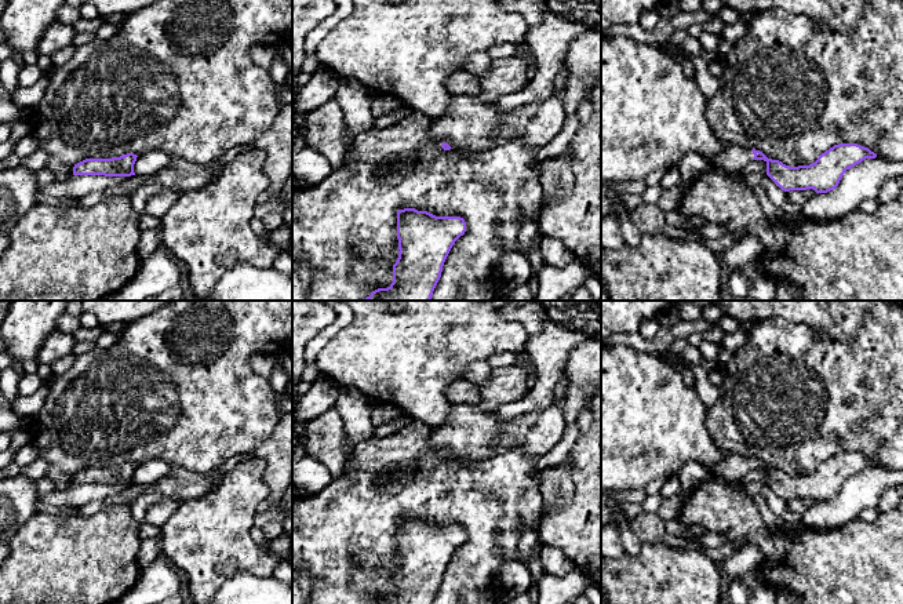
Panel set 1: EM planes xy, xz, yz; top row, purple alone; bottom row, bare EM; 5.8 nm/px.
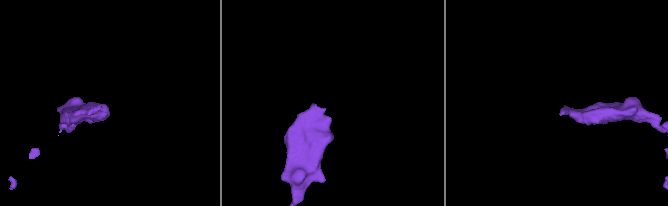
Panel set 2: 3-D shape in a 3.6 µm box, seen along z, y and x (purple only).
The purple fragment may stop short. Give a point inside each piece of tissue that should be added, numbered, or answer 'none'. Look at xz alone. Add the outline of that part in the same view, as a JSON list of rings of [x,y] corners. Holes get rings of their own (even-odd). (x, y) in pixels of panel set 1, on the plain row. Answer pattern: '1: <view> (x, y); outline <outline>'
1: xz (469, 432); outline [[[459,404],[452,408],[447,422],[434,429],[430,445],[441,448],[451,456],[465,455],[473,461],[484,461],[489,456],[492,443],[502,434],[509,436],[514,447],[518,445],[543,410],[535,407],[516,418],[498,419],[495,414]]]

